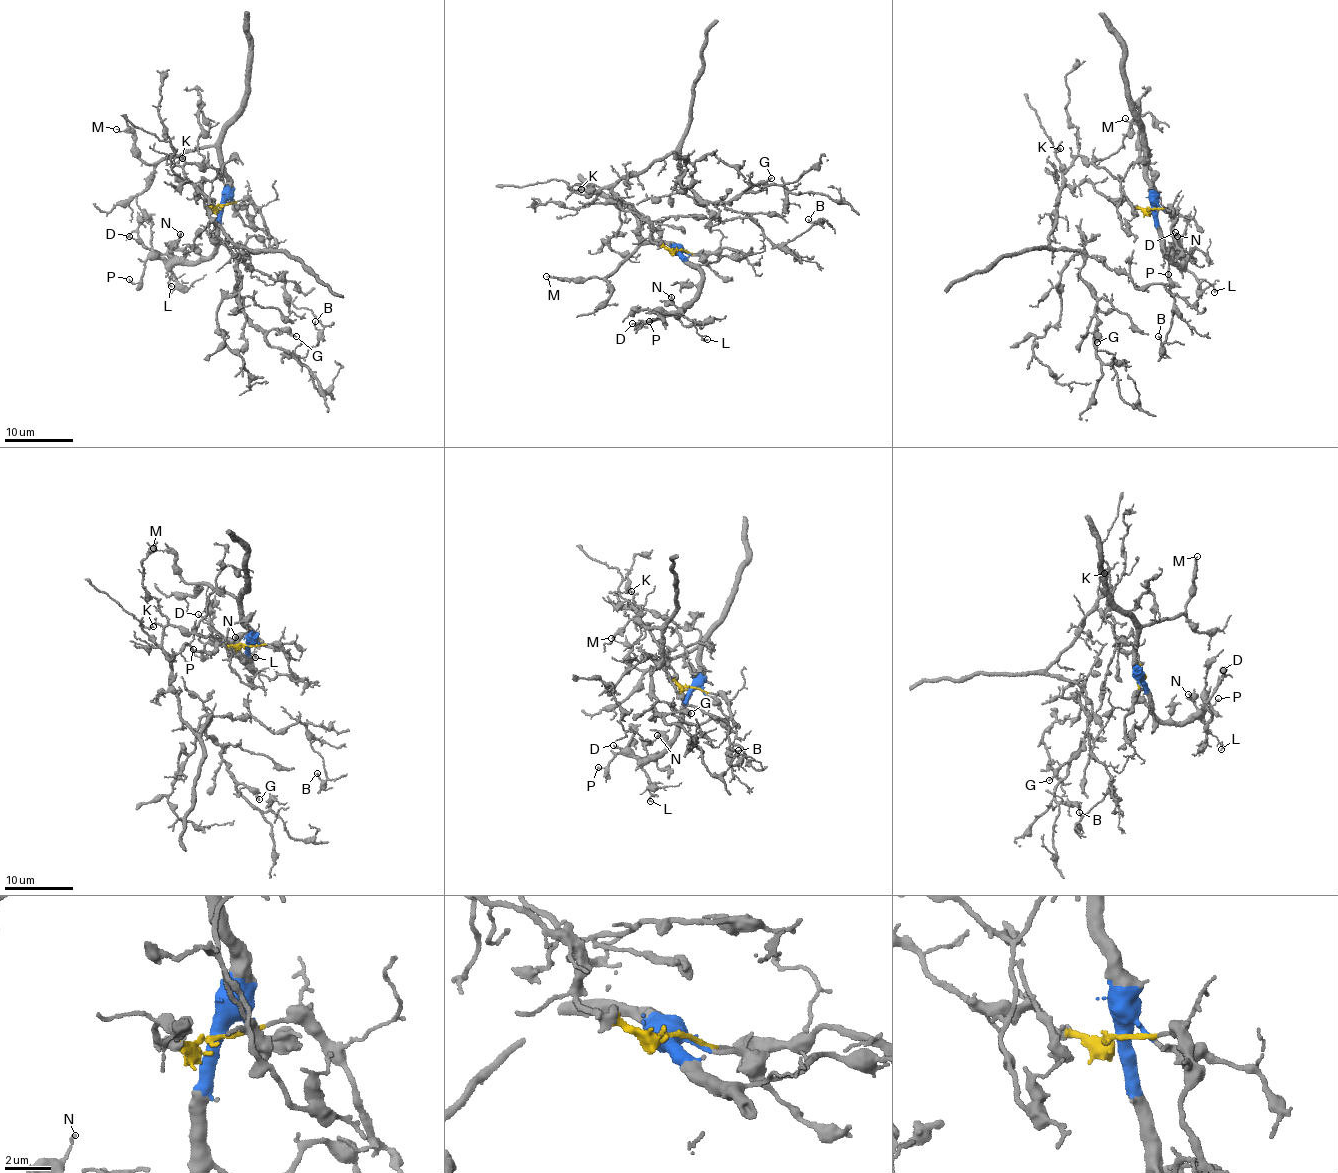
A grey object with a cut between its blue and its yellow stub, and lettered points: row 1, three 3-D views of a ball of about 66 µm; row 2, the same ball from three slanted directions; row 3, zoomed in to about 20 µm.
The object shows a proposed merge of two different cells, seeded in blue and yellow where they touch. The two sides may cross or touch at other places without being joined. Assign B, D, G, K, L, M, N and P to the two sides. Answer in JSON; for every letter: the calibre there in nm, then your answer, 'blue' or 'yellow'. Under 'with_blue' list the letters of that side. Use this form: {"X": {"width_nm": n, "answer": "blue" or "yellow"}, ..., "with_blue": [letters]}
{"B": {"width_nm": 100, "answer": "yellow"}, "D": {"width_nm": 110, "answer": "blue"}, "G": {"width_nm": 120, "answer": "yellow"}, "K": {"width_nm": 150, "answer": "yellow"}, "L": {"width_nm": 120, "answer": "blue"}, "M": {"width_nm": 90, "answer": "blue"}, "N": {"width_nm": 80, "answer": "blue"}, "P": {"width_nm": 100, "answer": "blue"}, "with_blue": ["D", "L", "M", "N", "P"]}

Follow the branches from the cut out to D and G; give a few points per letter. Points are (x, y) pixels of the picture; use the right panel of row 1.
D: (1151, 209), (1160, 236), (1160, 248), (1178, 265), (1185, 255), (1176, 233)
G: (1151, 209), (1113, 200), (1089, 182), (1060, 193), (1049, 248), (1083, 253), (1096, 342)

